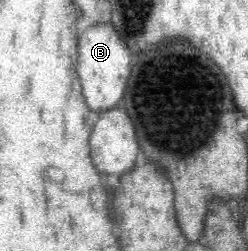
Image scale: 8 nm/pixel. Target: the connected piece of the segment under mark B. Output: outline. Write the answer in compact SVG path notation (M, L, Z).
M110 24L86 27L84 34L79 34L76 73L82 85L86 105L94 118L99 113L116 107L120 102L126 90L126 80L130 76L130 52Z

